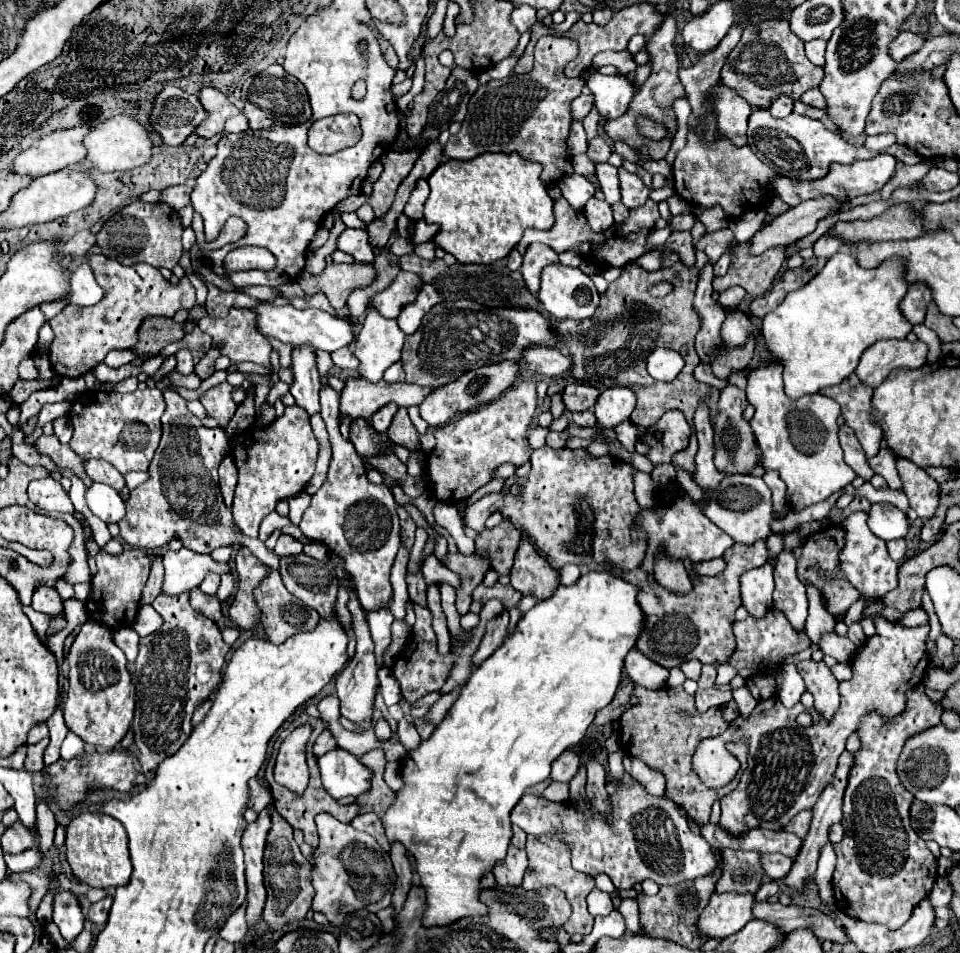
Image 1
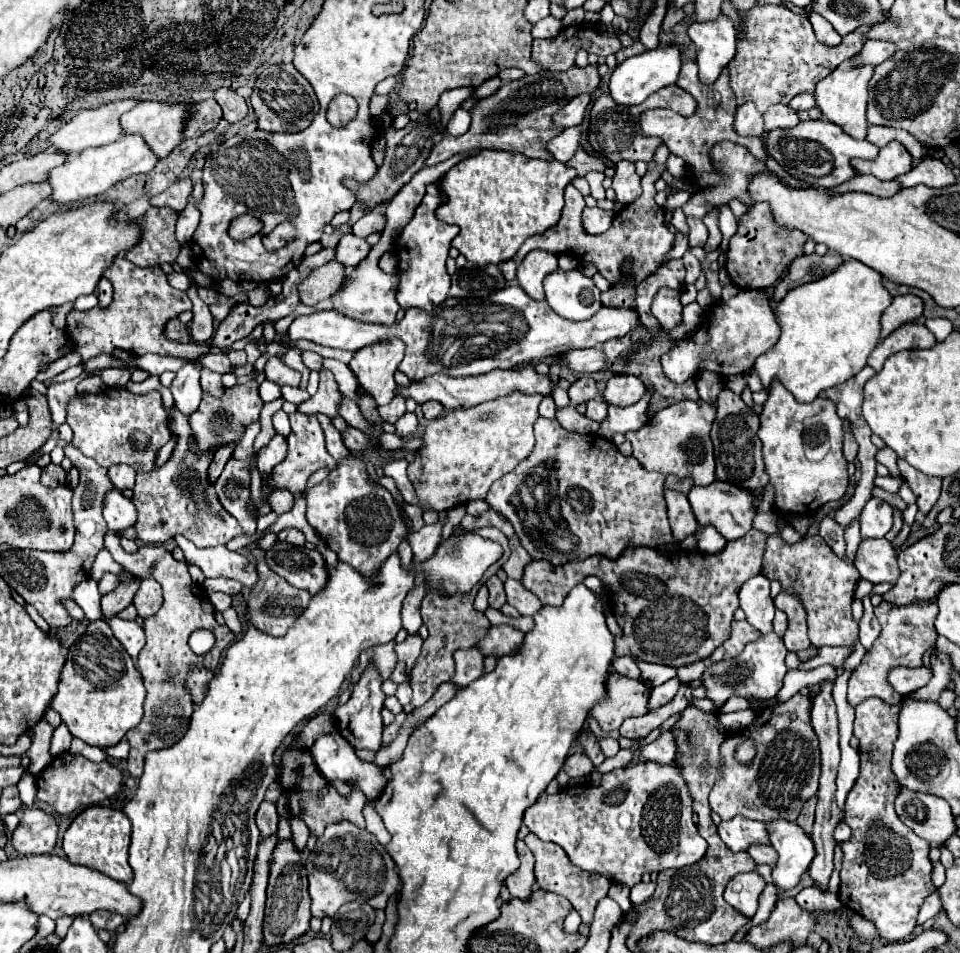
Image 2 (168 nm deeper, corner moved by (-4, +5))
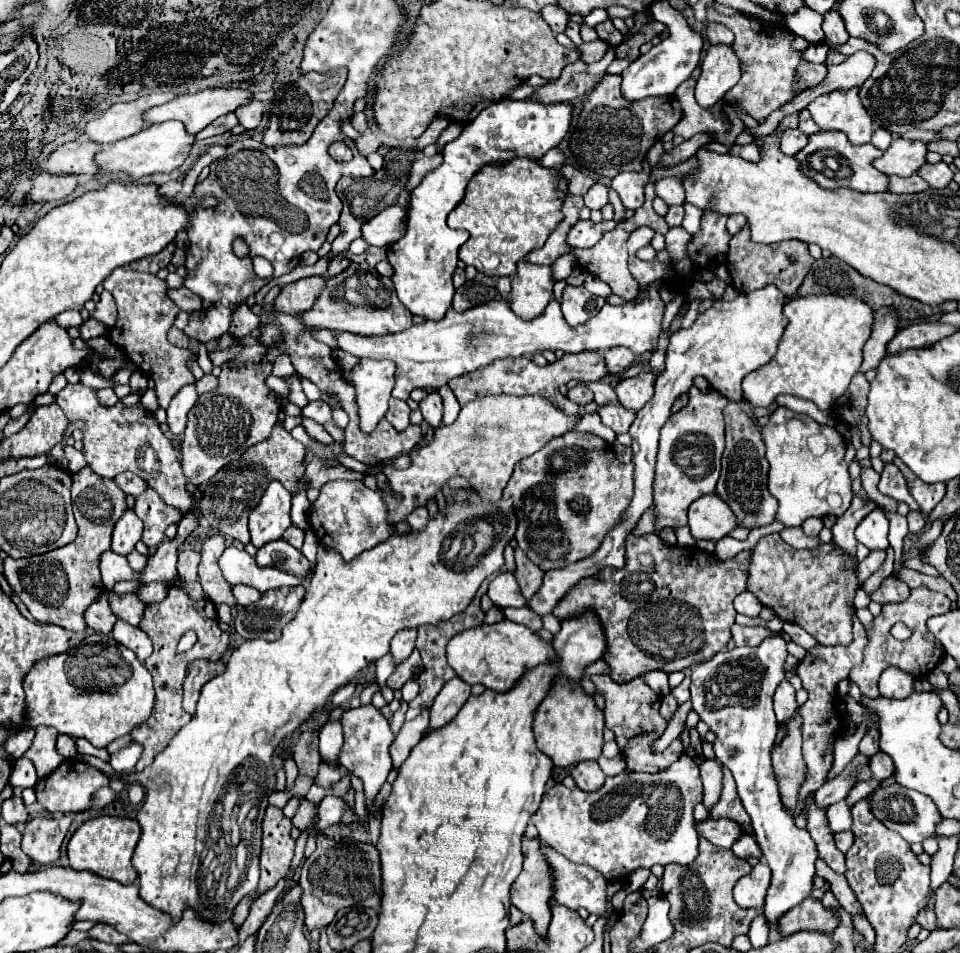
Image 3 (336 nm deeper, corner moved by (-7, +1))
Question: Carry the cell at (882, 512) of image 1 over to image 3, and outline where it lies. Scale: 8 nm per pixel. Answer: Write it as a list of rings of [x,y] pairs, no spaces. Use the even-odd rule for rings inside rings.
[[[881,509],[871,511],[855,529],[855,537],[859,543],[863,543],[867,549],[887,549],[889,533],[889,519]]]

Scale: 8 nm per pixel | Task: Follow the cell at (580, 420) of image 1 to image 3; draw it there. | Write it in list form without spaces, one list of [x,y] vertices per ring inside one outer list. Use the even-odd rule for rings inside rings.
[[[607,405],[607,407],[599,407],[599,417],[601,417],[601,421],[603,421],[603,425],[607,425],[607,427],[611,427],[617,435],[619,433],[627,433],[627,429],[629,429],[629,425],[633,423],[633,419],[635,419],[635,413],[633,411],[629,411],[629,409],[625,409],[625,407],[621,407],[621,405]]]

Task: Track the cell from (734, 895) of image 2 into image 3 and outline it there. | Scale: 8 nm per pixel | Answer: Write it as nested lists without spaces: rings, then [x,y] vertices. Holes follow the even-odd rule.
[[[759,861],[753,871],[745,877],[741,877],[733,889],[733,897],[735,903],[743,909],[751,909],[751,907],[763,907],[765,901],[765,893],[769,889],[769,881],[771,881],[771,871],[769,865],[765,861]]]

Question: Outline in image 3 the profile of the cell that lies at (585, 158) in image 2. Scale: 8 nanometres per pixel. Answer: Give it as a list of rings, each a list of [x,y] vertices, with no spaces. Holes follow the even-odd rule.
[[[563,165],[561,167],[561,173],[565,175],[567,183],[569,183],[569,193],[575,193],[575,195],[585,195],[587,189],[595,183],[595,179],[591,179],[589,175],[581,173],[579,169],[575,169],[573,165]]]

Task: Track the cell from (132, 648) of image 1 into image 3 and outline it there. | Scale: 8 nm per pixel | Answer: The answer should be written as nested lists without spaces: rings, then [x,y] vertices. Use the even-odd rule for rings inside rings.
[[[117,621],[115,627],[113,627],[113,639],[117,643],[125,645],[127,649],[131,649],[141,663],[145,663],[145,659],[153,653],[151,639],[139,627],[133,627],[131,623]]]

